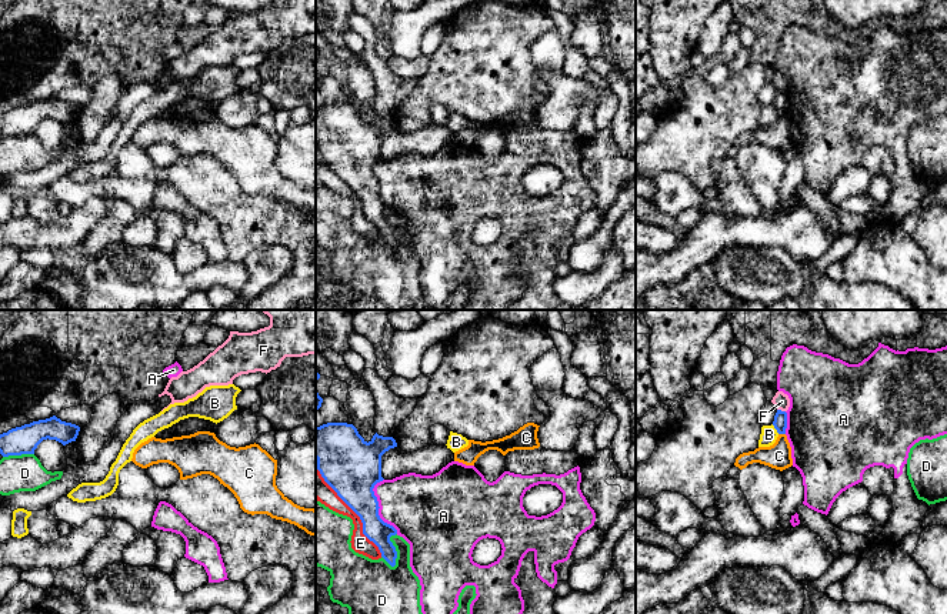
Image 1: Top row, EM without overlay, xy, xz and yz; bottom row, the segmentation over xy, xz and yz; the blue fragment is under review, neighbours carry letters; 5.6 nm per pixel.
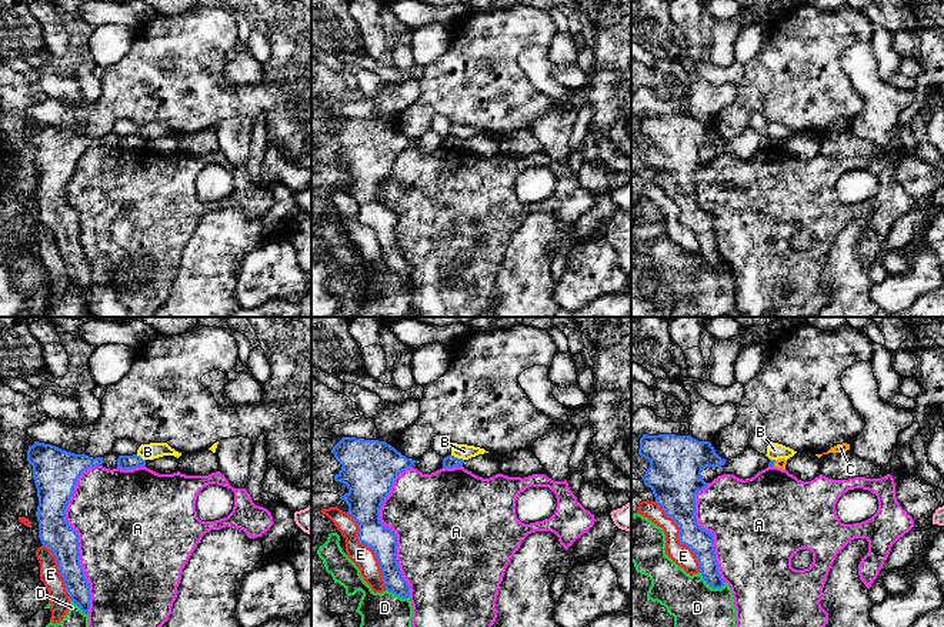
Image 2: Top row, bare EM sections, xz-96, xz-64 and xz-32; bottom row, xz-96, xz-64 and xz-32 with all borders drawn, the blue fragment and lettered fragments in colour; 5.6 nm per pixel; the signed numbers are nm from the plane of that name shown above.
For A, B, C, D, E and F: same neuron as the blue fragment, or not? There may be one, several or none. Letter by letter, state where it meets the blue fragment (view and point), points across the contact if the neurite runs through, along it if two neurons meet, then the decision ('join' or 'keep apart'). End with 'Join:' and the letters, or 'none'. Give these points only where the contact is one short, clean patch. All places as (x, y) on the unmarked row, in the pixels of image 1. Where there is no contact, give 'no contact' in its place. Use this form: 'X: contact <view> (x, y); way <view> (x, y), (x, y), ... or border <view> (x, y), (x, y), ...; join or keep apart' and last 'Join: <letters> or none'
A: contact xz (379, 187); keep apart
B: contact yz (774, 107); border yz (772, 104), (779, 113); keep apart
C: contact yz (782, 113); border yz (779, 113), (784, 114); keep apart
D: contact xz (394, 230); keep apart
E: contact xz (354, 192); keep apart
F: contact yz (780, 90); border yz (777, 89), (784, 92); keep apart
Join: none

